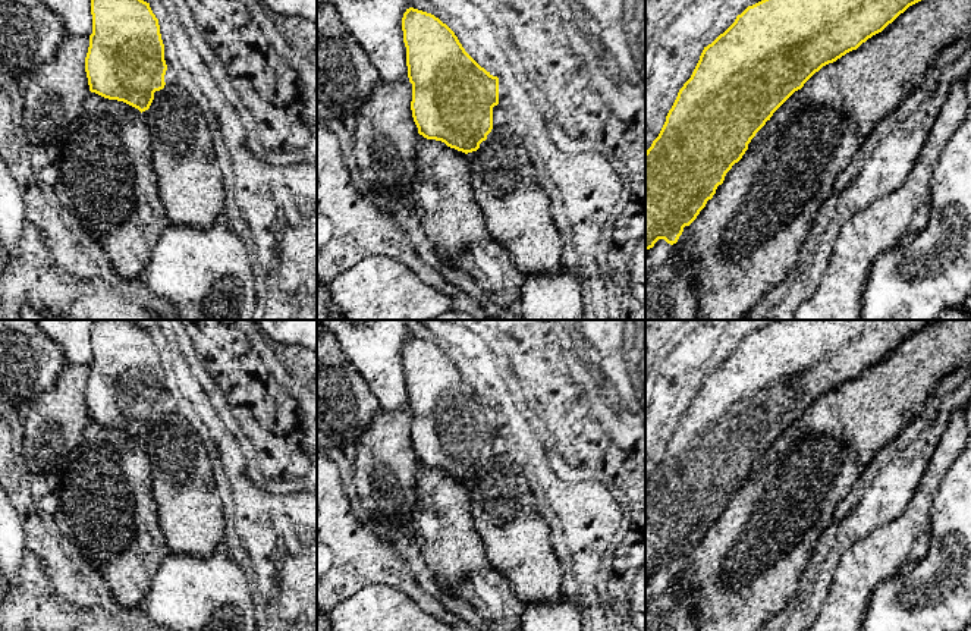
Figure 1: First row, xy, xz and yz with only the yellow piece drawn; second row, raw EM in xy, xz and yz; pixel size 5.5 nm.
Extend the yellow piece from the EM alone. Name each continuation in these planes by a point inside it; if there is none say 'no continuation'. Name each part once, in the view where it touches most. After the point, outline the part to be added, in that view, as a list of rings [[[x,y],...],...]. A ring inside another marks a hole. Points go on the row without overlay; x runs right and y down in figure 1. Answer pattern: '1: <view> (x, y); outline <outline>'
no continuation

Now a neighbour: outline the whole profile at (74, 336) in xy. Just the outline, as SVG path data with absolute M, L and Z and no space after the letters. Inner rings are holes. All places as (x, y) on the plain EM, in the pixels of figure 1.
M34 320L34 323L54 342L65 354L65 362L70 365L89 365L92 362L91 327L97 320Z

